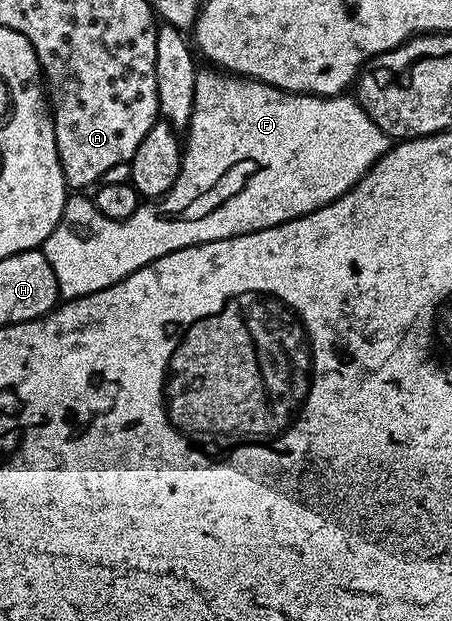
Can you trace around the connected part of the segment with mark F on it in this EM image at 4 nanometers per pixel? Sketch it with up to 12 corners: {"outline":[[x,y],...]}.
{"outline":[[198,69],[179,176],[116,222],[66,197],[65,300],[346,194],[356,97]]}

